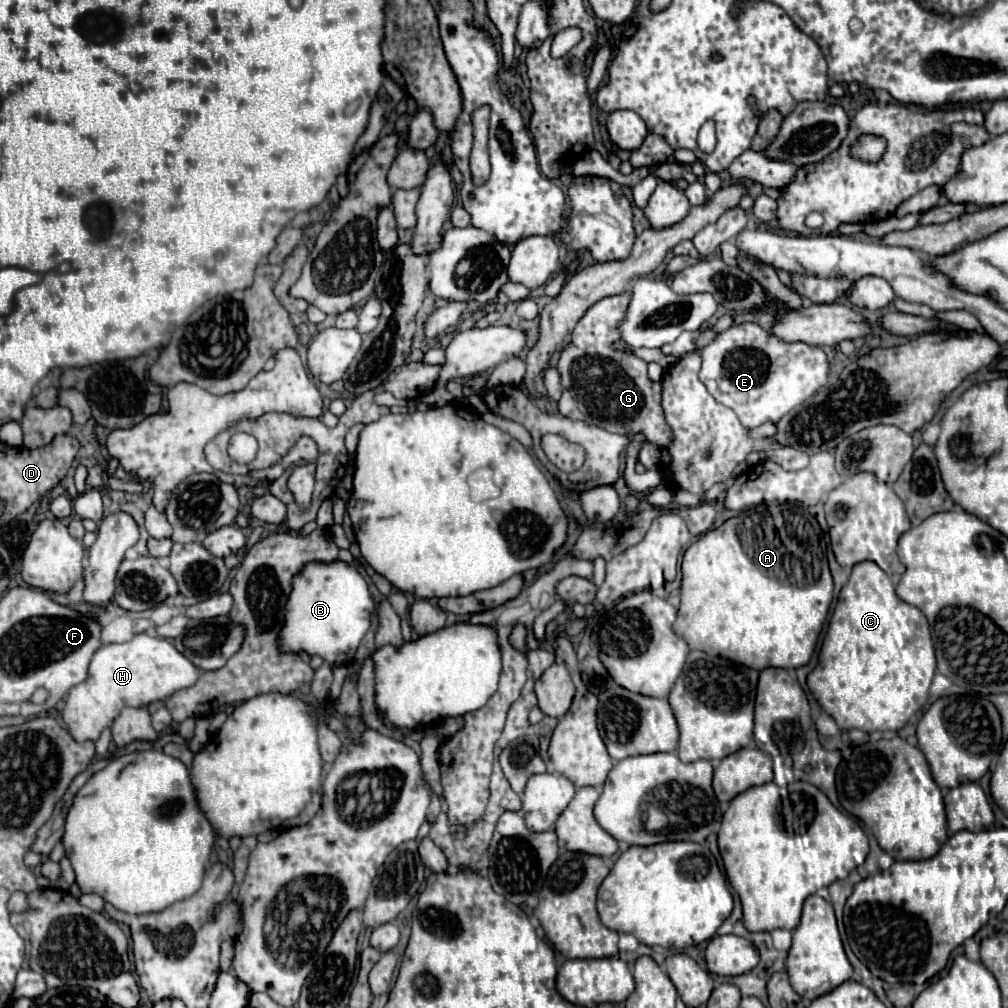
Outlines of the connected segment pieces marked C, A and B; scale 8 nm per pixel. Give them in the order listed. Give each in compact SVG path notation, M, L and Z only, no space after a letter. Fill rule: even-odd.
M876 562L856 564L832 612L820 648L820 662L808 674L808 688L818 704L836 720L842 730L900 730L926 704L934 672L936 656L926 616L916 606L910 606L896 596L890 576Z
M772 502L768 504L768 508L754 508L750 510L748 514L748 520L744 516L736 516L736 518L730 518L726 520L720 528L714 528L714 530L708 530L700 540L696 540L686 552L684 552L684 560L682 560L682 592L680 592L680 610L678 610L678 618L676 618L676 624L674 624L674 632L684 638L688 642L688 646L692 650L702 650L702 652L708 652L710 656L722 656L722 658L728 658L732 662L738 662L738 664L744 664L748 668L754 668L754 670L764 670L764 668L800 668L804 664L808 664L812 652L814 652L814 646L816 646L816 640L818 640L818 634L822 631L822 624L828 616L830 606L832 604L832 575L828 570L828 560L822 552L822 546L820 546L820 526L818 522L814 520L814 516L810 516L800 504L778 504L778 502Z
M334 560L330 564L322 564L322 562L306 564L306 568L294 578L294 590L292 590L288 604L286 604L286 622L280 632L280 644L286 652L304 650L306 654L318 654L320 658L324 658L332 666L350 664L362 636L370 628L370 616L372 616L374 606L376 604L368 592L368 584L360 576L356 566L348 566L340 560Z

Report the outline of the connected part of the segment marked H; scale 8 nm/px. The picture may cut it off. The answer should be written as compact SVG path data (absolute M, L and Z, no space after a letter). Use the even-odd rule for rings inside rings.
M136 634L130 642L102 646L90 662L90 678L74 686L66 696L62 720L74 740L96 740L126 706L144 706L164 700L176 690L188 688L198 680L198 668L176 648L152 634Z

